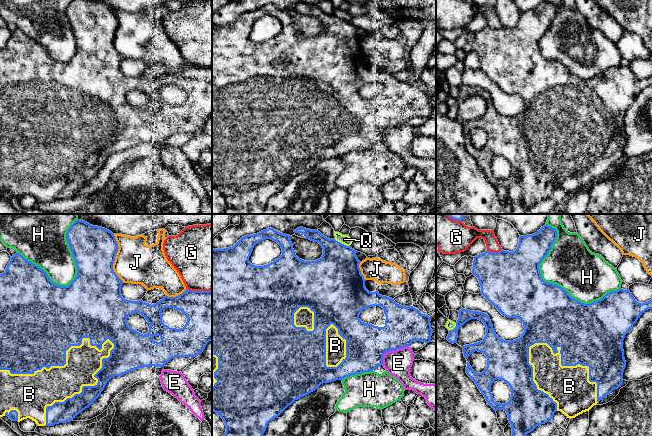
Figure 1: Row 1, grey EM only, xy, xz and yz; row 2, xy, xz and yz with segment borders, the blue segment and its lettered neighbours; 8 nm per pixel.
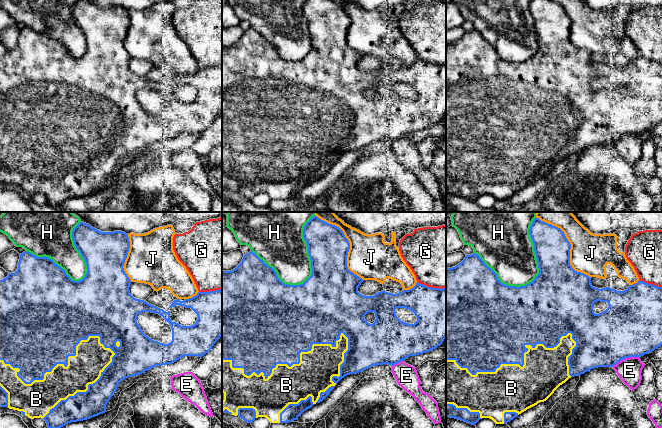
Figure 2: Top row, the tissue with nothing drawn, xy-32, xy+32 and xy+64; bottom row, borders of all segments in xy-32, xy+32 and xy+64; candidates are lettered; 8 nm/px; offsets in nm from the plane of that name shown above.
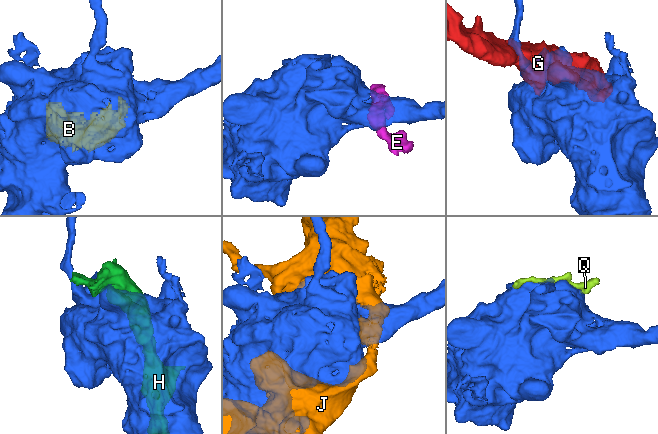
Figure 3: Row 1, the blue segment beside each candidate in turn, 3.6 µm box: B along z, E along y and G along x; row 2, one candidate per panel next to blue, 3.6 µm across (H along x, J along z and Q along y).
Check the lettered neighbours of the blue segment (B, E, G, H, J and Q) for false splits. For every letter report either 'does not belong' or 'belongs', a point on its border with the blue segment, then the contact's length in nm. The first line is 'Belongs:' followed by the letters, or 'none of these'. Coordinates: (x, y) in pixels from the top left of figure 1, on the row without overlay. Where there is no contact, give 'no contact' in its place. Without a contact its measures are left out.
Belongs: B
B: belongs | xy (65, 137) | 950 nm
E: does not belong | xz (391, 126) | 280 nm
G: does not belong | yz (494, 29) | 120 nm
H: does not belong | yz (551, 59) | 800 nm
J: does not belong | xy (114, 34) | 400 nm
Q: does not belong | xz (341, 19) | 140 nm

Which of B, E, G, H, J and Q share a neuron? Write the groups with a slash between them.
B / E / G / H / J / Q

